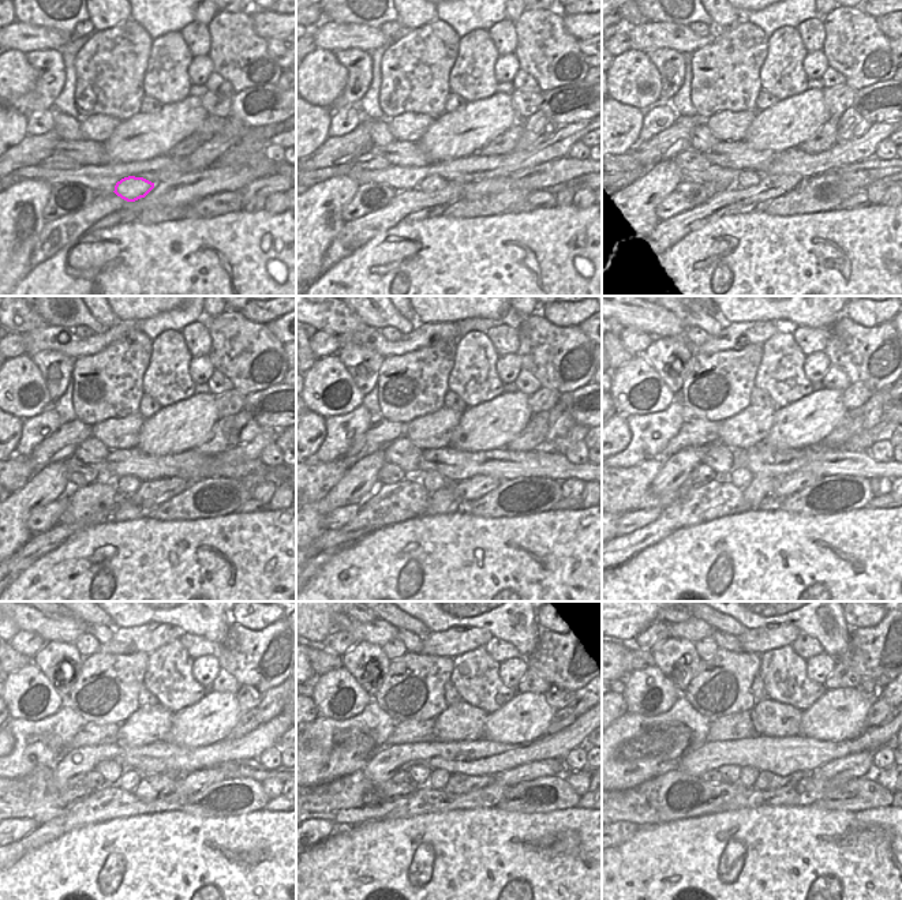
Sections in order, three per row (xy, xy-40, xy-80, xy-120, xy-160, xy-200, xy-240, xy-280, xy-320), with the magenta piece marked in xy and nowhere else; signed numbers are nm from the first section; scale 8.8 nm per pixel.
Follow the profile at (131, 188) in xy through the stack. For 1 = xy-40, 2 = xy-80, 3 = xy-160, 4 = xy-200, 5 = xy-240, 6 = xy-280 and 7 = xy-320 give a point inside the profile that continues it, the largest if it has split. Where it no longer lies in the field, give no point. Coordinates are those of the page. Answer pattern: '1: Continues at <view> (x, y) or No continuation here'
1: Continues at xy-40 (434, 183)
2: Continues at xy-80 (744, 179)
3: Continues at xy-160 (431, 480)
4: Continues at xy-200 (740, 476)
5: Continues at xy-240 (130, 779)
6: Continues at xy-280 (440, 777)
7: Continues at xy-320 (748, 775)

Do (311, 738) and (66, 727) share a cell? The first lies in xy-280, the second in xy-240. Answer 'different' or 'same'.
same

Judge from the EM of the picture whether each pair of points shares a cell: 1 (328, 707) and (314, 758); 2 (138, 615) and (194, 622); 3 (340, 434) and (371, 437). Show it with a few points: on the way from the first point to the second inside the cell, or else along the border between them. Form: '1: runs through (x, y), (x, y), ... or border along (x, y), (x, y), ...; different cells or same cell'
1: border along (318, 715), (335, 719), (356, 716); different cells
2: runs through (152, 615), (180, 615); same cell
3: border along (371, 422), (370, 427), (340, 458); different cells

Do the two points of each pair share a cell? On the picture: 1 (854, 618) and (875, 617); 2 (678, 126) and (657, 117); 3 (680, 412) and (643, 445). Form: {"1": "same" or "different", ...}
{"1": "same", "2": "different", "3": "same"}

